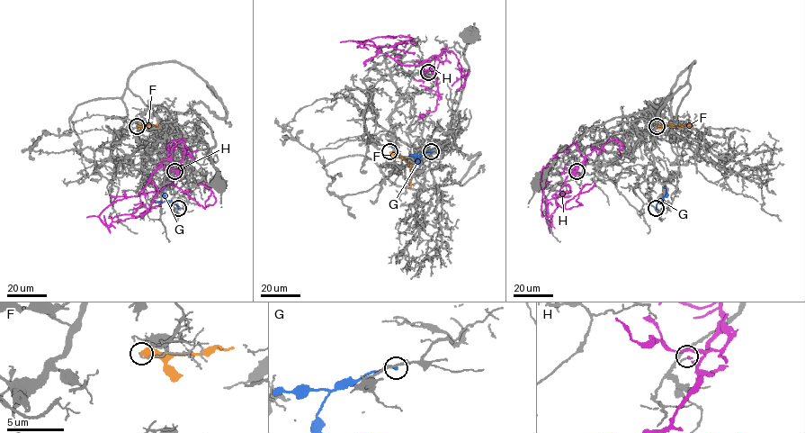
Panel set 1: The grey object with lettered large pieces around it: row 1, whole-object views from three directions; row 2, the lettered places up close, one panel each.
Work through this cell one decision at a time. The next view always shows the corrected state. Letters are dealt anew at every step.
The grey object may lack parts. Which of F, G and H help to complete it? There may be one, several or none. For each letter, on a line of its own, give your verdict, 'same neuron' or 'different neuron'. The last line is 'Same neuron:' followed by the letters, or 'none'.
F: different neuron
G: different neuron
H: different neuron
Same neuron: none

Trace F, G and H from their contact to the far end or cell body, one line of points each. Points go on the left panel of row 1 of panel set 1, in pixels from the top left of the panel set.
F: (137, 126), (156, 126)
G: (178, 208), (165, 199), (162, 186)
H: (174, 172), (173, 183), (159, 190), (114, 201), (99, 216), (106, 225), (136, 211), (156, 165)

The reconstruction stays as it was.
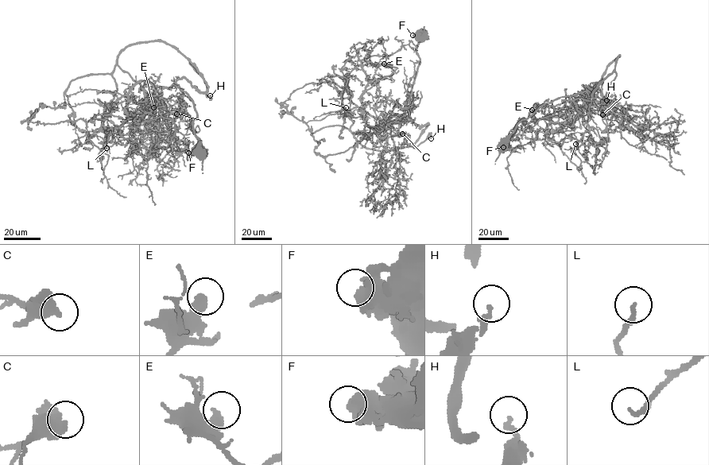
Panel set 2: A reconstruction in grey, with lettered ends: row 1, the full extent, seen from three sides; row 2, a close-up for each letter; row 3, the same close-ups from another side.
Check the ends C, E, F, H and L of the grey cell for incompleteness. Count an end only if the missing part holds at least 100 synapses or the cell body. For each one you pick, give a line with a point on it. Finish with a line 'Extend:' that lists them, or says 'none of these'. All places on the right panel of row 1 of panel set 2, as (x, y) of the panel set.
C: Place: (602, 114)
H: Place: (606, 100)
Extend: C, H

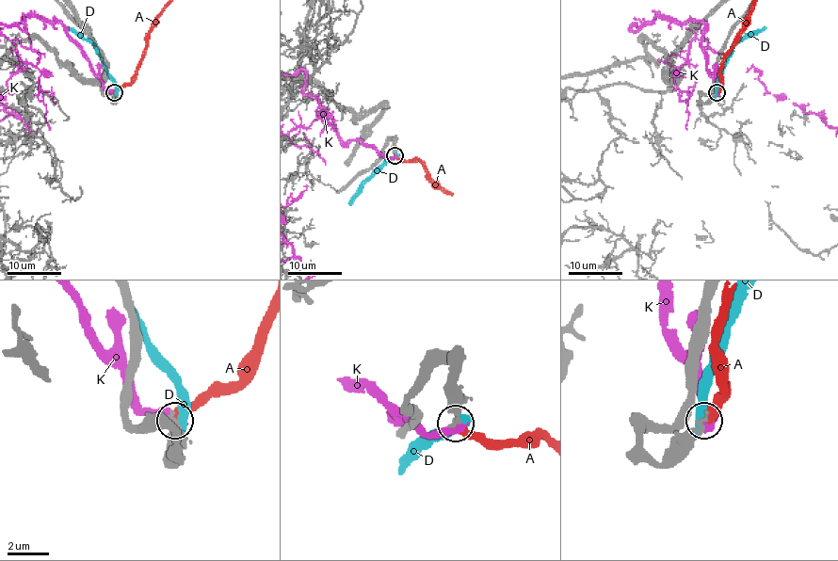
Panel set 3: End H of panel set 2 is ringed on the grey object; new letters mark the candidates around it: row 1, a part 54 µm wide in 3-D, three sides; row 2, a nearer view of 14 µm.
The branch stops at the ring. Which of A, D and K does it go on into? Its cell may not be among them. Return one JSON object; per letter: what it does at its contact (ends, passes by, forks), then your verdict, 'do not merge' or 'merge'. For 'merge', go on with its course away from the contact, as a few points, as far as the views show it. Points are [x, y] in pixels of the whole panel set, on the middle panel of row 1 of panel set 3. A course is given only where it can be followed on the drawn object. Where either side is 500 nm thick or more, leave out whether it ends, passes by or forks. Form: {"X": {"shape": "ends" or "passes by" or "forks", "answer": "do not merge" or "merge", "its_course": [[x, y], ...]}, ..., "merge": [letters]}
{"A": {"shape": "ends", "answer": "merge"}, "D": {"shape": "ends", "answer": "do not merge"}, "K": {"answer": "do not merge"}, "merge": ["A"]}

